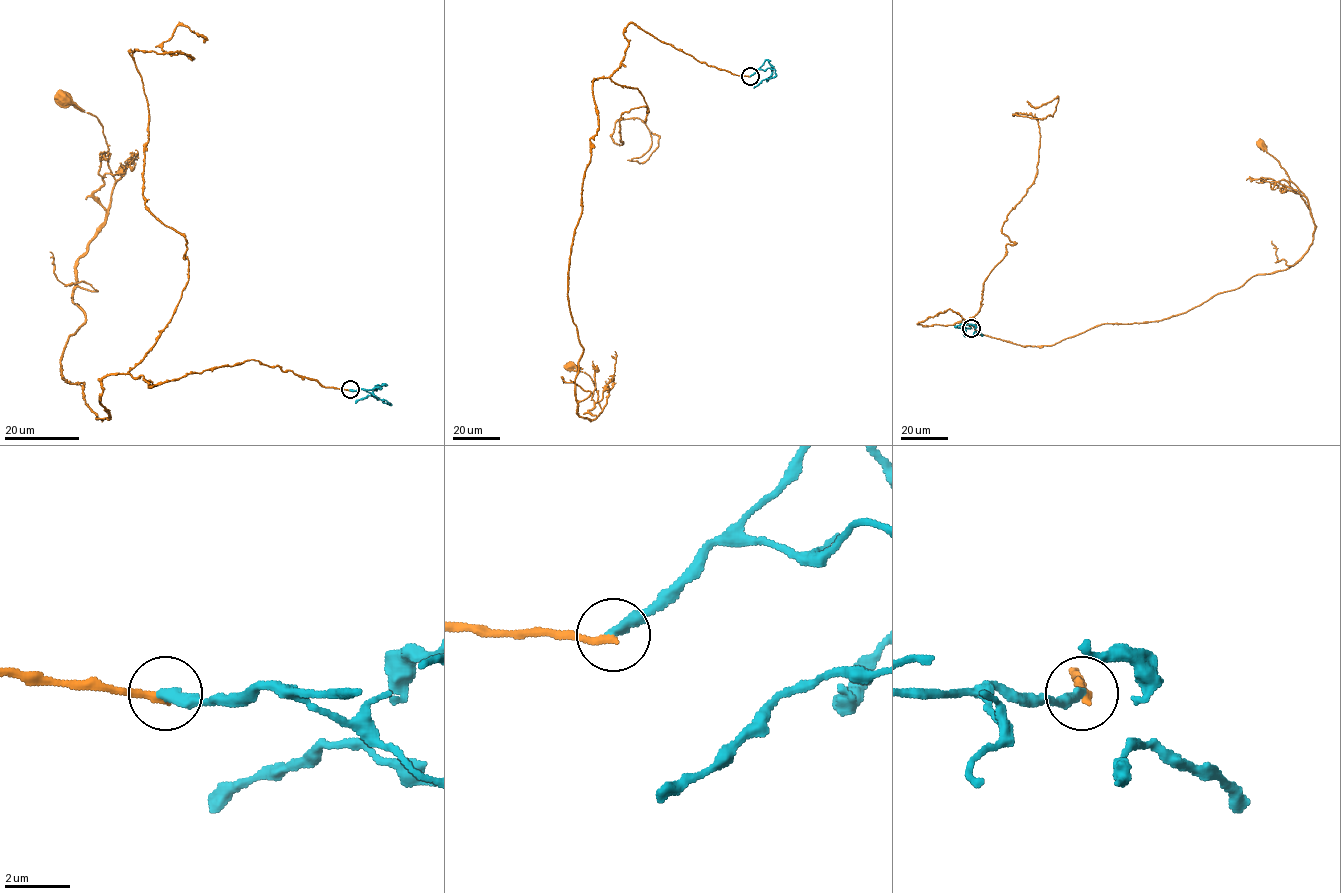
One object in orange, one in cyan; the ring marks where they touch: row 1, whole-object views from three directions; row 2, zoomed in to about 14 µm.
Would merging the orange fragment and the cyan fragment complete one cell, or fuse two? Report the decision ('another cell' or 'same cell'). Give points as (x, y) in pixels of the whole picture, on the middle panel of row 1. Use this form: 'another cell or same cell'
another cell

